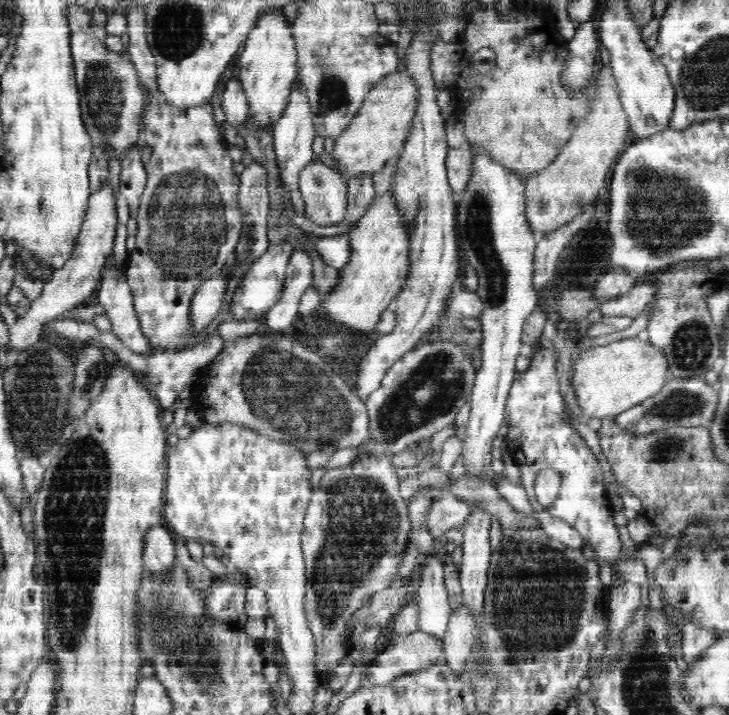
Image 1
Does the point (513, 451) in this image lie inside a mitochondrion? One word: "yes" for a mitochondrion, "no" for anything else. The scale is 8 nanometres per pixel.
no

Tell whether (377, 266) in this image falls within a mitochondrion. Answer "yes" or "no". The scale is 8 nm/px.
no

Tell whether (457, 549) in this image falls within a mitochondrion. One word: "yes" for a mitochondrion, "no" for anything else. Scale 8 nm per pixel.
no

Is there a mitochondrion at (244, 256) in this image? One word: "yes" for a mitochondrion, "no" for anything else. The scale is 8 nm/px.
yes

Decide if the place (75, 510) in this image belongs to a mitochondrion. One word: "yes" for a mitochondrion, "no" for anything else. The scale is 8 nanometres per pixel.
yes

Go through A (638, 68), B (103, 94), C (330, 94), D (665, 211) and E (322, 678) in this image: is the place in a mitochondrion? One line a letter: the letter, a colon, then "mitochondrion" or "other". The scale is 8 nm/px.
A: other
B: mitochondrion
C: mitochondrion
D: mitochondrion
E: other

